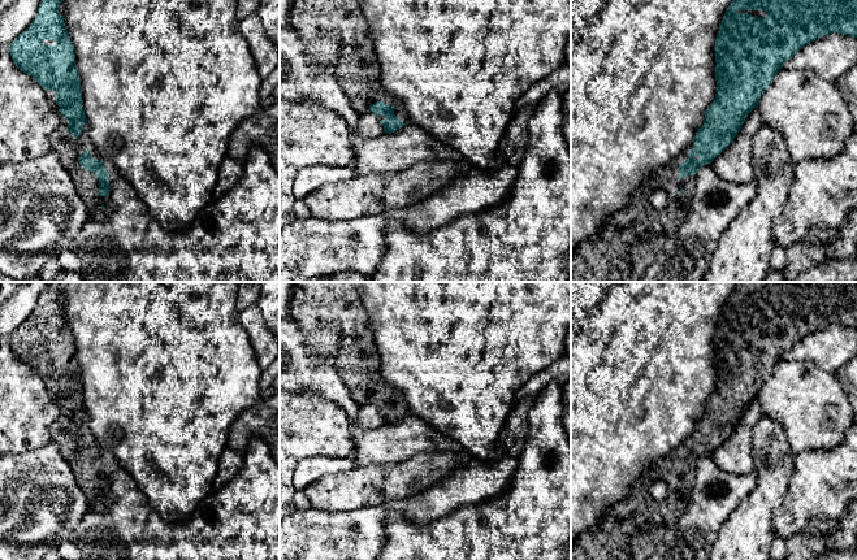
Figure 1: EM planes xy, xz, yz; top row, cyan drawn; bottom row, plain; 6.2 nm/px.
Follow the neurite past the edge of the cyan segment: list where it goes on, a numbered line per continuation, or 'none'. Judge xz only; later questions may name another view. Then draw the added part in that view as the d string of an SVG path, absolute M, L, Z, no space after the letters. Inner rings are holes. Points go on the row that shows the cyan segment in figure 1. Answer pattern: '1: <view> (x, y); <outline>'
1: xz (336, 33); M293 0L290 21L307 45L310 64L333 65L347 90L351 107L362 116L372 113L371 104L384 101L394 107L402 123L408 122L406 108L380 87L380 65L368 23L356 0Z

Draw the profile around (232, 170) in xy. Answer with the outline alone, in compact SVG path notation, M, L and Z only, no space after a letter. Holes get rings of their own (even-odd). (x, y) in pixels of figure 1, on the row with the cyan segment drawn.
M229 156L221 164L220 177L213 190L213 199L218 200L242 178L244 173L243 161L237 161Z

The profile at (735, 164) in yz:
M754 108L733 142L713 161L713 170L720 179L736 185L756 181L752 140L762 125L759 109Z

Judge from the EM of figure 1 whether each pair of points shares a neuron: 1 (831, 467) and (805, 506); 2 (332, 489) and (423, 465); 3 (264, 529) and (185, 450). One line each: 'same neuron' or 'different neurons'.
1: same neuron
2: same neuron
3: different neurons

